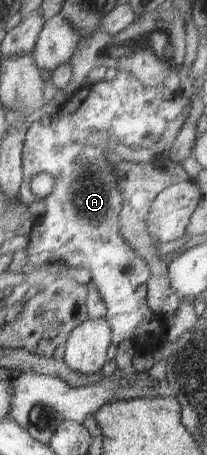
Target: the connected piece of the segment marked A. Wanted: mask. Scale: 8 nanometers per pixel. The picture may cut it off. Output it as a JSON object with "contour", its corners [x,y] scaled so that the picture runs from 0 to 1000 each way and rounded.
{"contour":[[[575,154],[546,176],[449,178],[411,185],[357,204],[343,218],[290,231],[256,253],[164,266],[135,279],[116,301],[101,336],[111,391],[87,422],[92,442],[135,451],[174,442],[140,415],[140,402],[188,380],[256,385],[261,415],[256,424],[208,440],[227,462],[217,473],[164,481],[169,495],[140,514],[140,534],[121,547],[130,558],[130,567],[121,558],[121,582],[77,598],[130,604],[217,580],[261,578],[304,578],[333,589],[430,591],[444,620],[512,666],[502,701],[536,723],[541,758],[570,760],[604,749],[633,749],[643,756],[671,754],[671,758],[729,758],[797,736],[802,719],[787,699],[758,695],[705,659],[725,589],[705,571],[681,567],[580,516],[575,475],[589,459],[589,435],[565,420],[556,393],[546,393],[556,385],[536,385],[546,367],[531,360],[531,343],[556,347],[551,334],[536,334],[517,319],[440,319],[430,299],[440,290],[469,286],[527,286],[546,308],[585,312],[585,319],[604,323],[662,327],[720,323],[768,310],[768,301],[807,284],[816,268],[874,251],[903,257],[918,242],[923,222],[874,198],[826,200],[783,182],[720,189],[623,154]]]}

